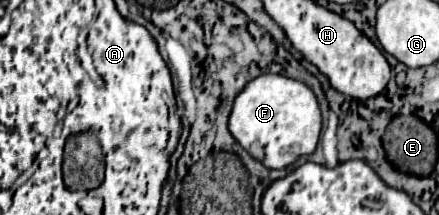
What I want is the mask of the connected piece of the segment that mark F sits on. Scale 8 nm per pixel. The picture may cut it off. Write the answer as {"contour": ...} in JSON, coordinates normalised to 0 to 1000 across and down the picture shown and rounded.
{"contour":[[[597,344],[569,372],[538,447],[519,549],[519,614],[606,781],[651,781],[674,735],[711,716],[733,595],[715,428],[679,372],[638,344]]]}

